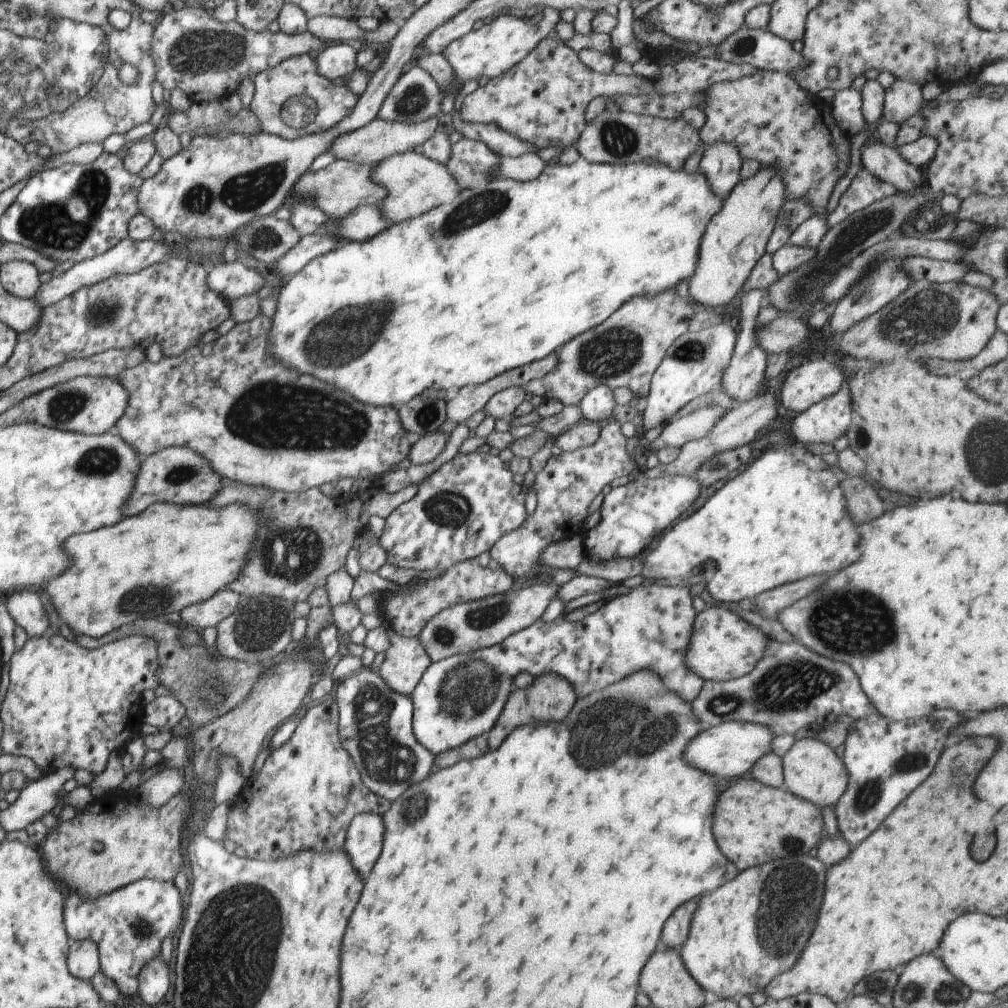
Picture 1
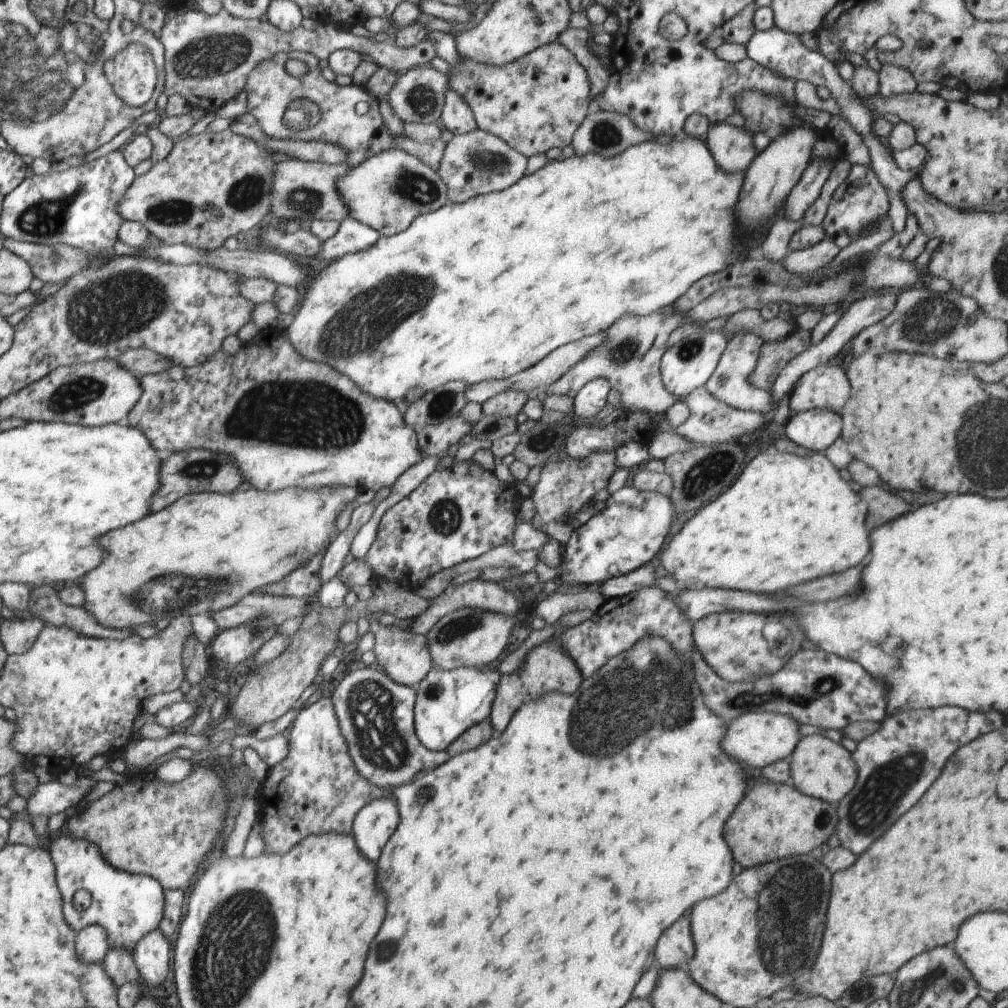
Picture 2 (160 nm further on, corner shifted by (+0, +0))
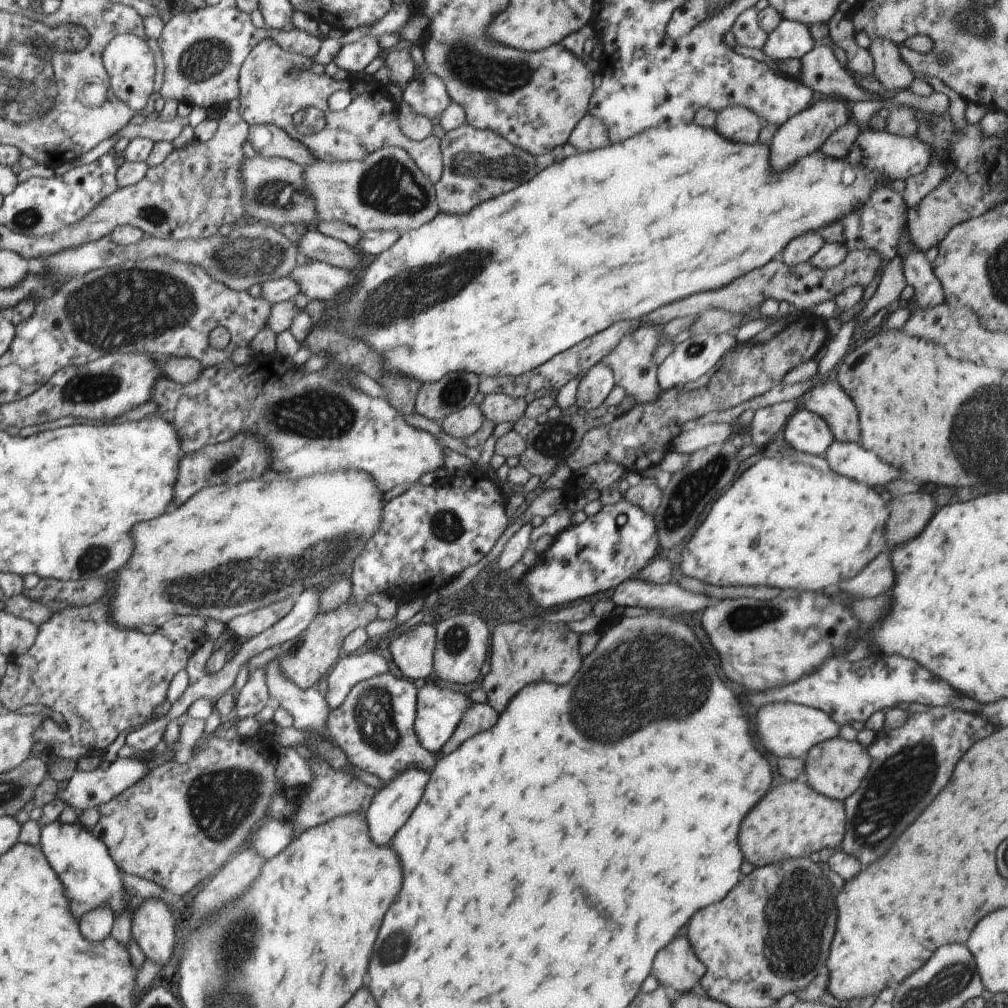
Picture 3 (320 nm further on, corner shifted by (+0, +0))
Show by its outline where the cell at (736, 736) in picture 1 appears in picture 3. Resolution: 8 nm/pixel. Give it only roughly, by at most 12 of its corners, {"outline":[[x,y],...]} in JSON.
{"outline":[[793,702],[760,708],[755,732],[774,756],[804,758],[838,737],[820,709]]}

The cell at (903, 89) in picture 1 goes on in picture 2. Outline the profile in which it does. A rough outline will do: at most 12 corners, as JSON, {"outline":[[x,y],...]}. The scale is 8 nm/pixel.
{"outline":[[881,63],[879,93],[884,97],[916,91],[904,67]]}

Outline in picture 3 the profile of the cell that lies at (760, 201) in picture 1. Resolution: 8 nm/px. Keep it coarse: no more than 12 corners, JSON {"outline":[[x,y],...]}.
{"outline":[[844,99],[812,103],[772,139],[774,170],[812,154],[851,118]]}

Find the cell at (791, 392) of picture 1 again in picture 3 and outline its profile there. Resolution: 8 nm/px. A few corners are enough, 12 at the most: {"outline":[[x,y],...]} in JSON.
{"outline":[[835,381],[799,399],[819,414],[836,440],[860,442],[858,410]]}

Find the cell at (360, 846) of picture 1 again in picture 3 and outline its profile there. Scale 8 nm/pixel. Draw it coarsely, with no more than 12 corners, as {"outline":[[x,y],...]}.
{"outline":[[412,767],[376,792],[366,812],[388,845],[418,806],[430,771]]}

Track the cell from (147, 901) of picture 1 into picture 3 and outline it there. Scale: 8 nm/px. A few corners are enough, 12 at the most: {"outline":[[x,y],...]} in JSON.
{"outline":[[78,823],[41,826],[76,919],[132,907],[107,845]]}

